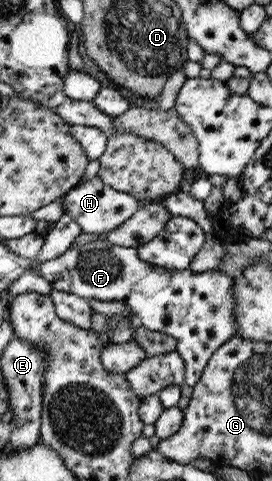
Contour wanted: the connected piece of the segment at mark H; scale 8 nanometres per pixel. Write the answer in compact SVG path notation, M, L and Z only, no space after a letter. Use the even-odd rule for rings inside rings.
M94 176L74 186L62 199L62 213L69 215L80 227L81 231L89 234L109 232L122 221L127 220L143 204L126 193L120 193L106 187L100 178Z

